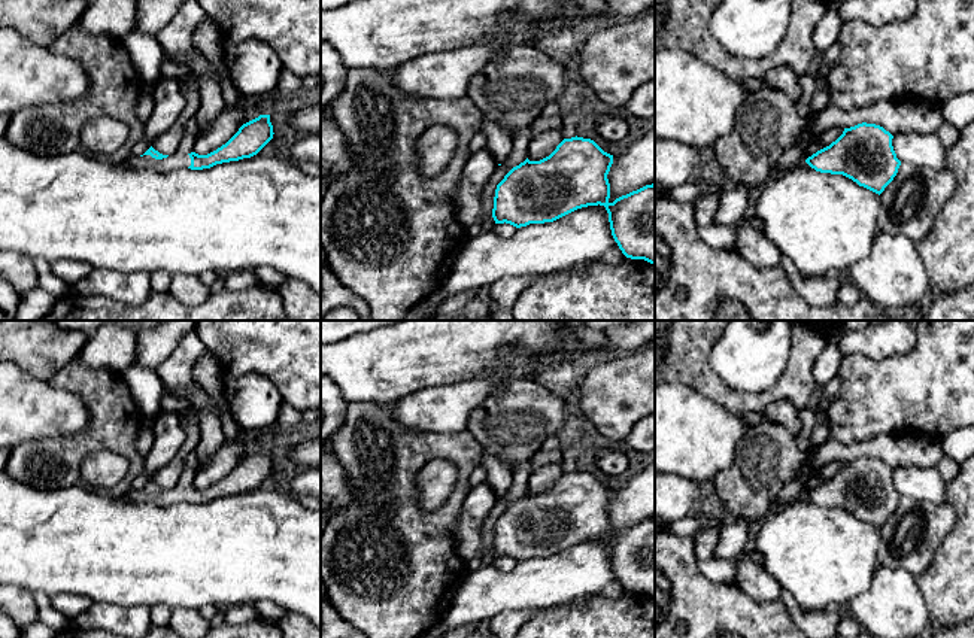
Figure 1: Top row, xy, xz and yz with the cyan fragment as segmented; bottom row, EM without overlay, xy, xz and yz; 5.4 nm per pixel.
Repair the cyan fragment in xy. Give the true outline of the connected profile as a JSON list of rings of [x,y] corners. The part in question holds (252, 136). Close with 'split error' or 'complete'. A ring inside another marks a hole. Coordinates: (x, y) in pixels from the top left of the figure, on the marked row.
[[[260,115],[243,124],[225,145],[207,155],[198,155],[195,152],[163,155],[151,146],[143,155],[127,158],[124,164],[136,170],[149,168],[155,171],[172,171],[177,168],[203,170],[216,164],[257,155],[273,139],[273,134],[270,115]]] | split error

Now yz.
[[[862,122],[844,128],[835,142],[808,157],[805,162],[820,173],[843,174],[880,195],[901,165],[892,139],[883,127]]] | complete

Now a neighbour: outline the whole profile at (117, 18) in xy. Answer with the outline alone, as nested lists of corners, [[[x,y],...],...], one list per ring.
[[[91,0],[78,25],[92,34],[122,39],[136,28],[137,0]]]

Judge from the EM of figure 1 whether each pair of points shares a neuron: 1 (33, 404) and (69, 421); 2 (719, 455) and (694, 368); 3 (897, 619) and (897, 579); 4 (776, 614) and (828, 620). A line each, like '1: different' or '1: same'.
1: same
2: different
3: same
4: different

